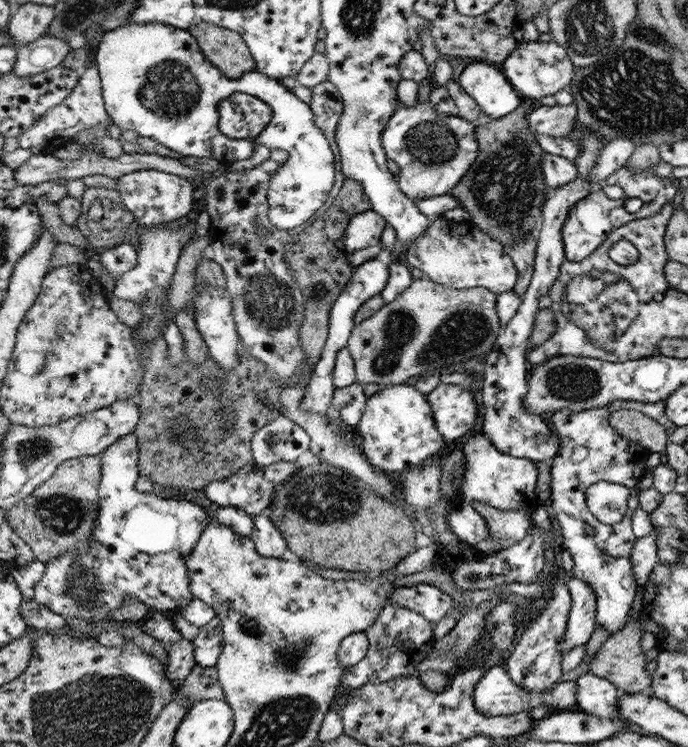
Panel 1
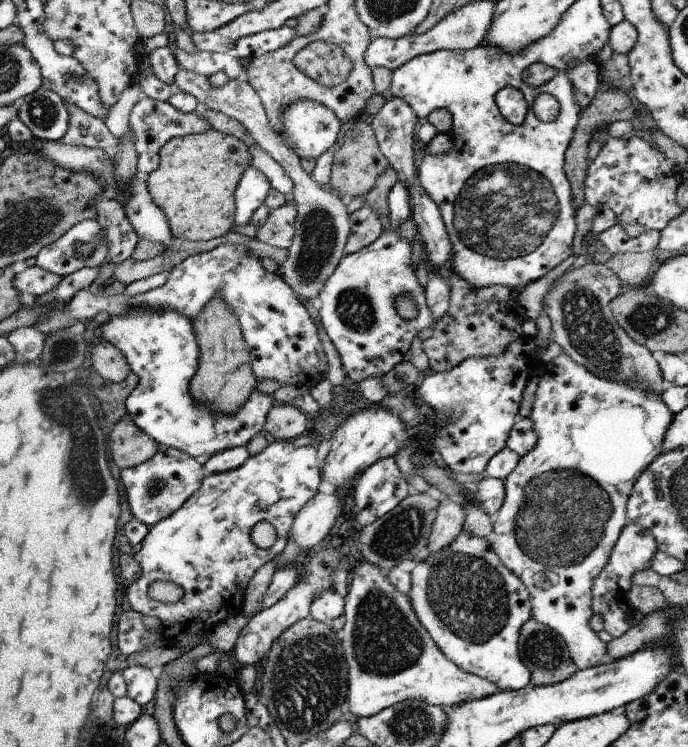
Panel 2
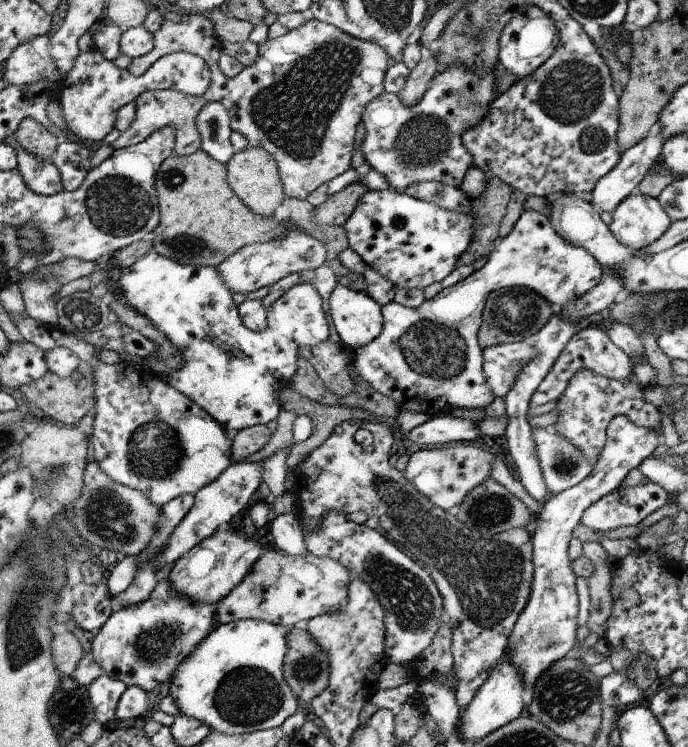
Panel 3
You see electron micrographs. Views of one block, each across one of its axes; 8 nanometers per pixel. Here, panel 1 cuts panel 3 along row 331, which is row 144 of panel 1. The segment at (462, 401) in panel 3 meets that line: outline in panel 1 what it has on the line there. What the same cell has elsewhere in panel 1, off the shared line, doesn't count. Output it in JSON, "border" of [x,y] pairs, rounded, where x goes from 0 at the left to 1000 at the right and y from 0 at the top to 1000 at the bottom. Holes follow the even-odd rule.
{"border":[[[580,134],[580,142],[561,163],[552,186],[564,214],[580,222],[576,238],[581,254],[600,268],[651,261],[698,203],[690,170],[689,165],[664,153],[634,151],[622,137],[606,134],[600,145],[590,146]]]}

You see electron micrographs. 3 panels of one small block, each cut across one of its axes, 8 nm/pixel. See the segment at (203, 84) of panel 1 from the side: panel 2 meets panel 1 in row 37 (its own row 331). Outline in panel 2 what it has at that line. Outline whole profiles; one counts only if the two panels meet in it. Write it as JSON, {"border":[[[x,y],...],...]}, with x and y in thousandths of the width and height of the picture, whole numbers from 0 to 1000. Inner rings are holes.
{"border":[[[244,410],[241,415],[189,412],[186,420],[160,423],[158,430],[144,438],[150,455],[177,471],[190,498],[203,509],[182,535],[186,560],[233,598],[256,600],[298,617],[324,602],[359,598],[385,576],[384,562],[390,562],[392,548],[401,541],[397,527],[371,521],[343,554],[317,554],[281,533],[278,511],[291,493],[292,466],[281,428],[273,422],[247,415]]]}

